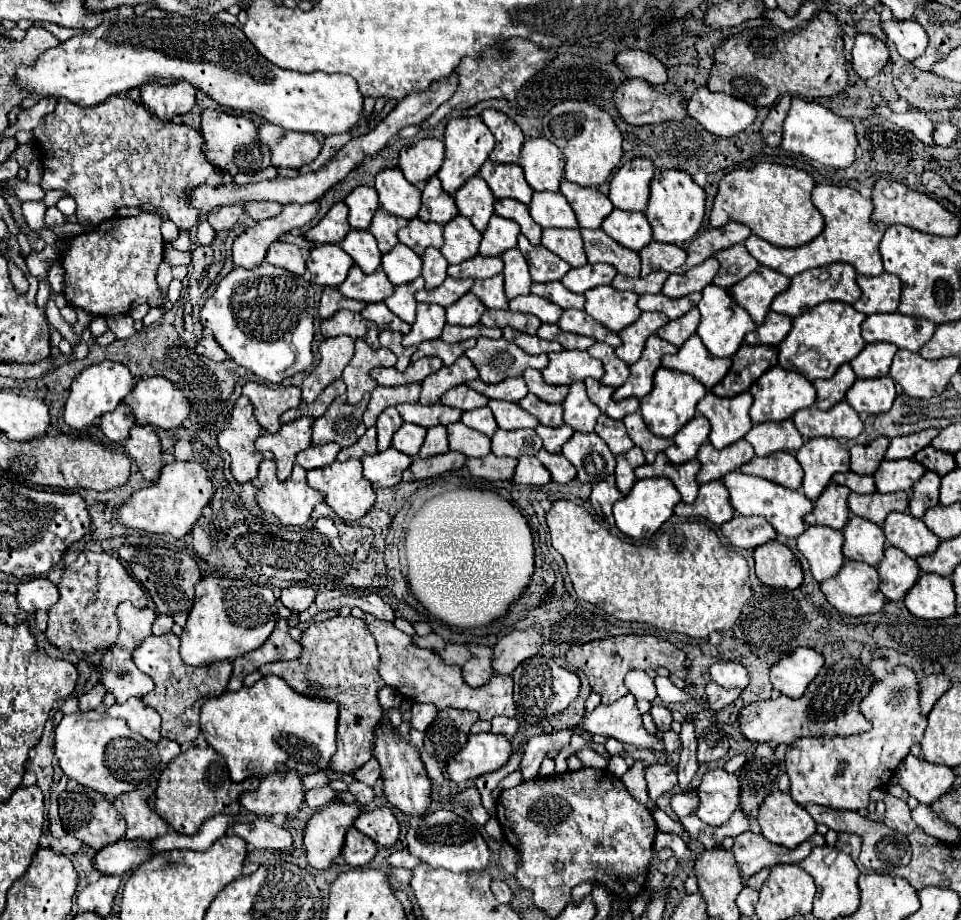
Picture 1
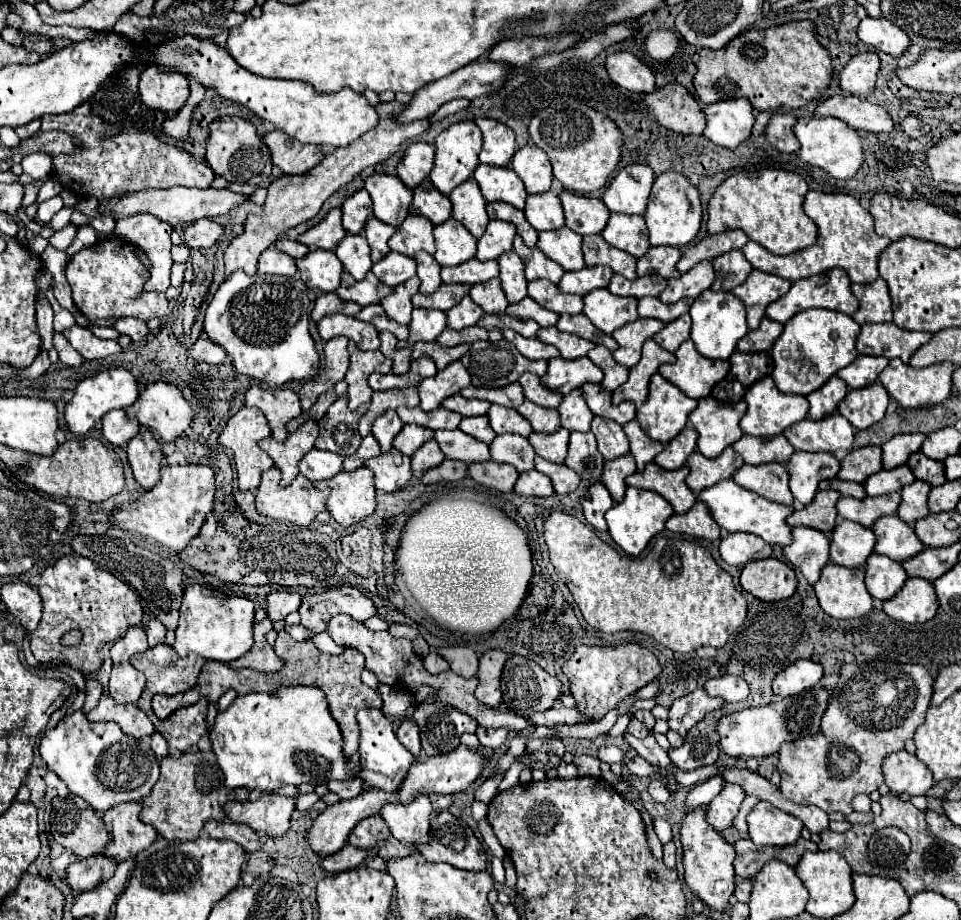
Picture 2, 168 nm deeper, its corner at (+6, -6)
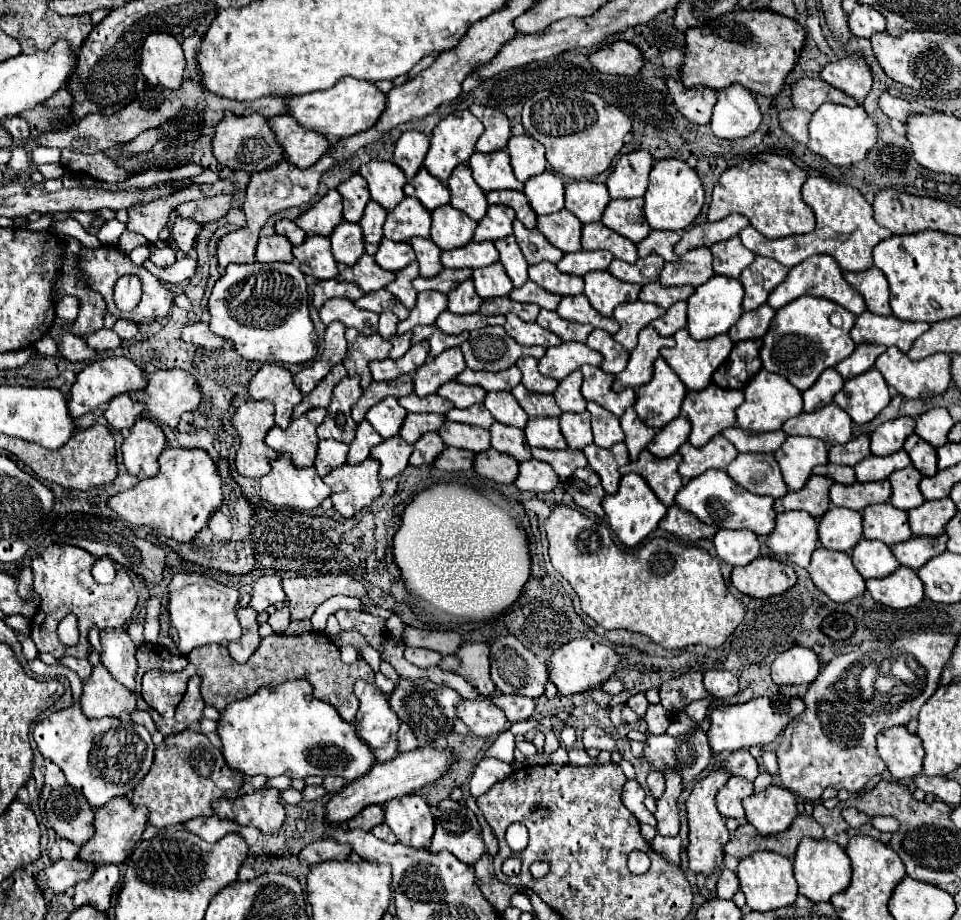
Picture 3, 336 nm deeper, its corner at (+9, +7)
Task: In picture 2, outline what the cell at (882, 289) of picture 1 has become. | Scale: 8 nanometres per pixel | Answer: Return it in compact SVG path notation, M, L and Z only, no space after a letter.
M882 277L866 285L852 283L852 293L860 301L858 311L852 315L860 325L892 321L892 299L890 299L888 285Z

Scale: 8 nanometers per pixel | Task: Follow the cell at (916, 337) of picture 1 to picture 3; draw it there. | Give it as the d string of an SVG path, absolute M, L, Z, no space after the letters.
M865 310L857 316L857 322L851 330L855 344L871 342L883 346L897 346L901 352L907 352L911 344L929 330L927 322L903 322L895 316L875 316Z

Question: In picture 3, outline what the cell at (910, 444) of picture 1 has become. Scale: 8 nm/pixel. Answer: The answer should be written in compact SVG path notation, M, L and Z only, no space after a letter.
M901 416L889 422L883 422L873 434L871 434L871 452L875 456L889 456L903 448L903 442L907 436L911 436L915 430L915 420L909 416Z

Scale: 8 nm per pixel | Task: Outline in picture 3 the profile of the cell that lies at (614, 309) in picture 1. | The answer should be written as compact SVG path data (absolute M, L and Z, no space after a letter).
M607 270L603 272L591 272L585 278L585 296L589 298L591 306L601 312L603 316L611 316L615 306L627 302L635 302L639 296L641 286L639 284L629 284L617 280L613 274Z

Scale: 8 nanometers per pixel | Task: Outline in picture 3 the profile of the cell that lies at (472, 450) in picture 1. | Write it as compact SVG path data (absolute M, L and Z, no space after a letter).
M445 420L445 424L439 428L439 436L443 438L445 446L467 448L467 450L471 450L475 454L491 448L489 430L469 426L469 424L455 424L451 420Z

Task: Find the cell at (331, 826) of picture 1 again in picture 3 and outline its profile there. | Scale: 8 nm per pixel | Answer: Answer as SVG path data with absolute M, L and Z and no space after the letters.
M427 744L423 748L417 748L413 752L399 754L391 762L385 762L385 764L377 762L363 778L347 784L341 792L337 792L327 802L327 822L341 824L341 822L357 816L365 806L371 806L371 804L383 806L385 802L389 802L393 798L407 796L407 794L419 790L421 786L441 778L449 770L451 762L453 762L453 756L451 756L451 752L447 748L435 748L431 744Z

